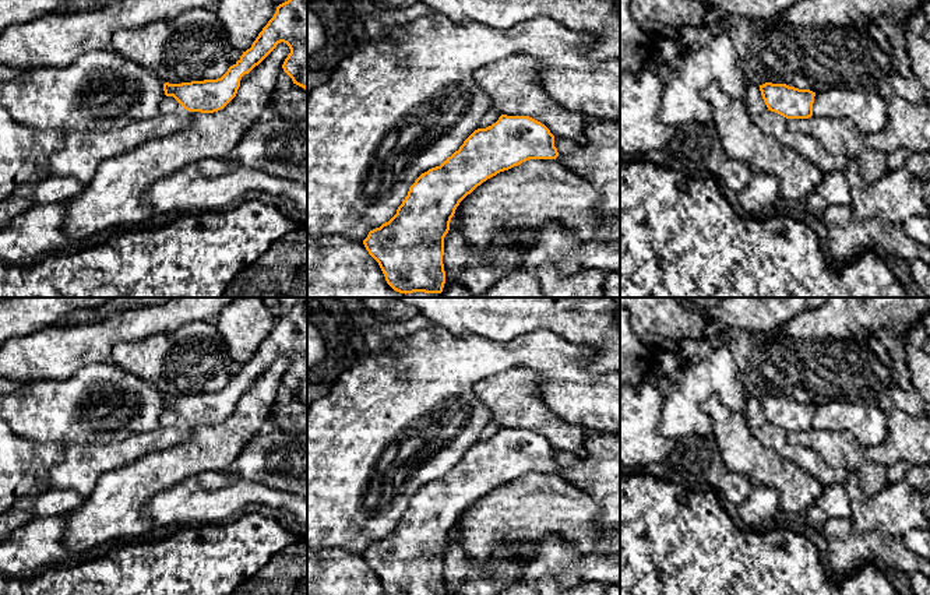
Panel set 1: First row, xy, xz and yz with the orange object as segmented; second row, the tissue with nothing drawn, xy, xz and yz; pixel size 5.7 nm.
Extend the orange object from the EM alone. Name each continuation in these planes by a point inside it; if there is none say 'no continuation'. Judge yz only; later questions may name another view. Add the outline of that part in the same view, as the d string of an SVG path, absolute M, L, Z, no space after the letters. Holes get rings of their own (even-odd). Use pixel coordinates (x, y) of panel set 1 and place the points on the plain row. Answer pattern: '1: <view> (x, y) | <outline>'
no continuation

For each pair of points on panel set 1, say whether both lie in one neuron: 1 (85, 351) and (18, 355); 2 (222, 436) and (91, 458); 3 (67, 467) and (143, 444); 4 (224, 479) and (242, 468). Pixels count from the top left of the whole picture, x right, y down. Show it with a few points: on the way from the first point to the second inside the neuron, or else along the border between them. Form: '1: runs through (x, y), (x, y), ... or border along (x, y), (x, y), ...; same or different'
1: runs through (69, 351), (35, 355); same
2: border along (192, 425), (189, 440), (148, 454); different
3: runs through (85, 463), (124, 451); same
4: runs through (228, 476), (238, 471); same

